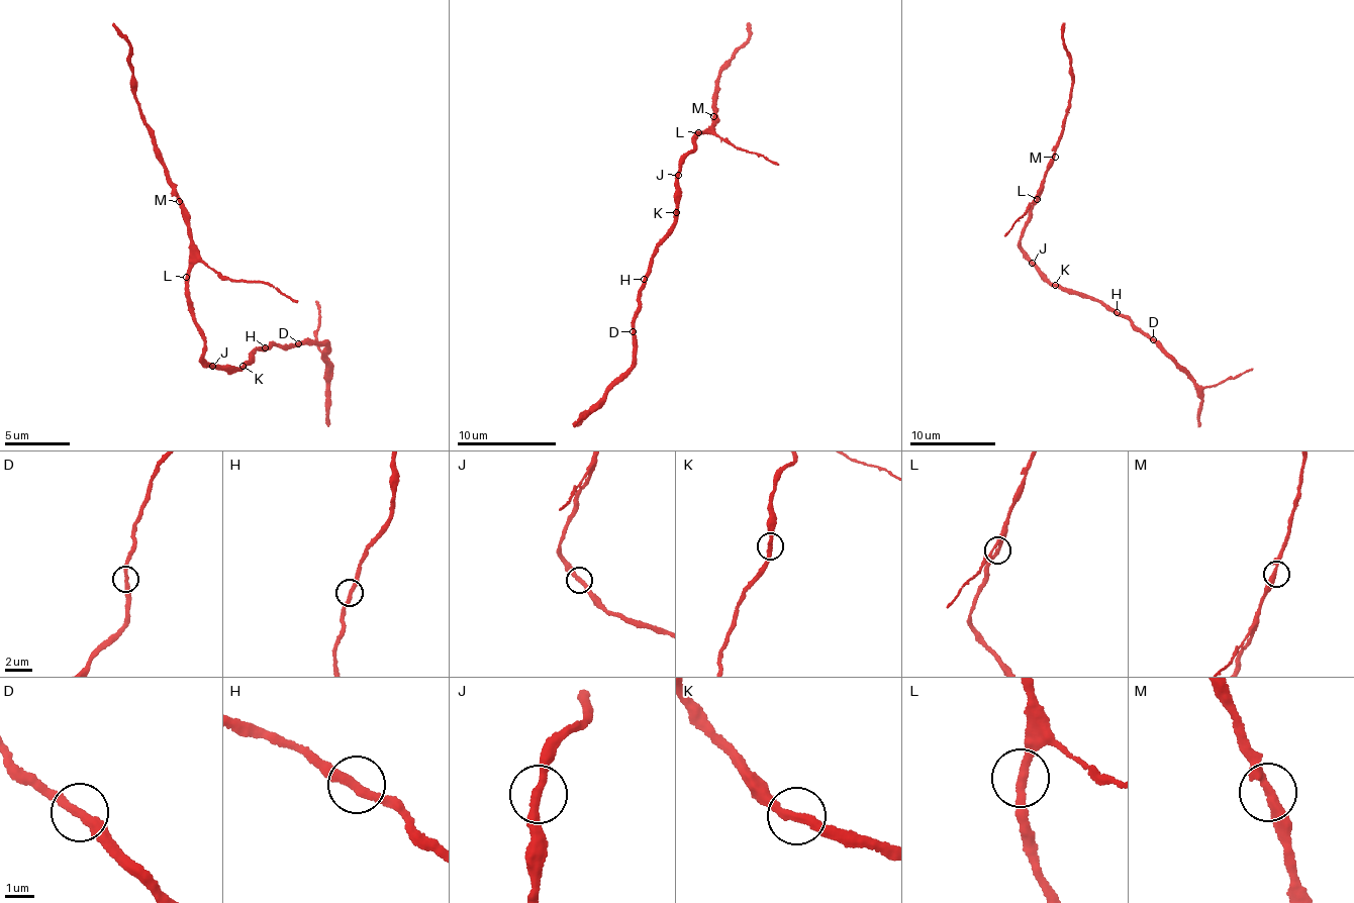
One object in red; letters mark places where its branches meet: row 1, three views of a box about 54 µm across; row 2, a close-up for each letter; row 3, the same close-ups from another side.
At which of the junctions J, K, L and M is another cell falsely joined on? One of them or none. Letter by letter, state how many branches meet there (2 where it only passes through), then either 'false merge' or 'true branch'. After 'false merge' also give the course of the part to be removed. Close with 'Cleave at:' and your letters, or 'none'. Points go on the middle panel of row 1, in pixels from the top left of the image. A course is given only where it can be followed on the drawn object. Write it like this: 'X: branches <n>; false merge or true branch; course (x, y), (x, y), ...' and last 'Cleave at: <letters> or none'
J: branches 2; true branch
K: branches 2; true branch
L: branches 2; true branch
M: branches 2; true branch
Cleave at: none

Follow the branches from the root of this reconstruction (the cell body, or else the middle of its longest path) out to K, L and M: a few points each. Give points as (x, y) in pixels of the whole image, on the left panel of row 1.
K: (214, 367), (225, 364), (240, 368), (244, 365)
L: (214, 367), (204, 359), (205, 338), (194, 321), (186, 277)
M: (214, 367), (204, 359), (205, 338), (194, 321), (190, 307), (189, 229), (179, 201)

